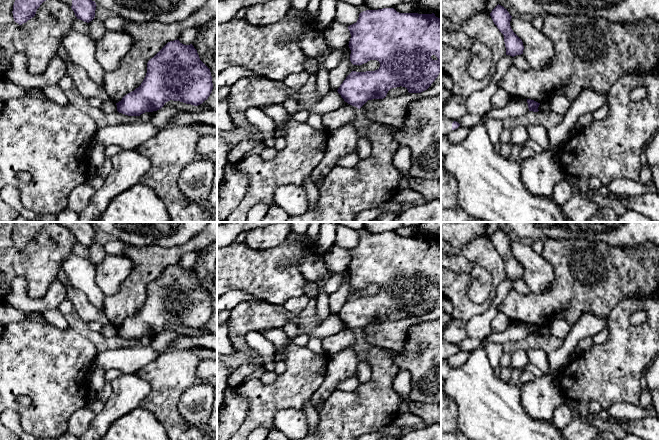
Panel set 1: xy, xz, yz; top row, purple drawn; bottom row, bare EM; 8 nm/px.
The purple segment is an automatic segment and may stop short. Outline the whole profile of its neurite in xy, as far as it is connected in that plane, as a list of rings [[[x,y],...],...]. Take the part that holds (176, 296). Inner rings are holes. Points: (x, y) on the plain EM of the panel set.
[[[178,263],[168,266],[147,287],[147,297],[141,309],[116,327],[117,335],[128,340],[161,333],[170,324],[198,330],[208,323],[213,313],[210,293],[200,284],[192,268],[184,269]]]

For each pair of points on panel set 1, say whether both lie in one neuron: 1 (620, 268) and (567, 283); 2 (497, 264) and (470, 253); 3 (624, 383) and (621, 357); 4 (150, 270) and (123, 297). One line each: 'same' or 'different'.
1: same
2: same
3: same
4: same

